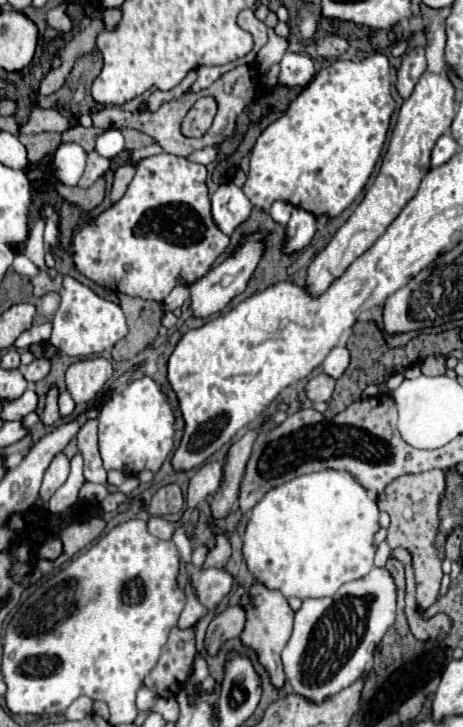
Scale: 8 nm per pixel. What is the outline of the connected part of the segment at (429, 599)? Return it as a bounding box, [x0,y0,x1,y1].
[377,469,445,609]

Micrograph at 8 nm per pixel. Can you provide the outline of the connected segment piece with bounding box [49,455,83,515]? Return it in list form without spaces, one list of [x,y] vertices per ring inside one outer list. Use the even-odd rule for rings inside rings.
[[[75,455],[71,459],[71,473],[69,473],[67,481],[49,499],[49,511],[59,515],[59,513],[65,513],[69,507],[73,507],[79,499],[81,485],[83,485],[83,459],[79,455]]]

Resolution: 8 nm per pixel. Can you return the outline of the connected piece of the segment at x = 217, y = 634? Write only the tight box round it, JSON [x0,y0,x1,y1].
[203,605,245,657]

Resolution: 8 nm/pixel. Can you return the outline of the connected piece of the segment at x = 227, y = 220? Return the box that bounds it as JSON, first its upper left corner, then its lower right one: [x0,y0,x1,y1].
[211,183,251,235]

